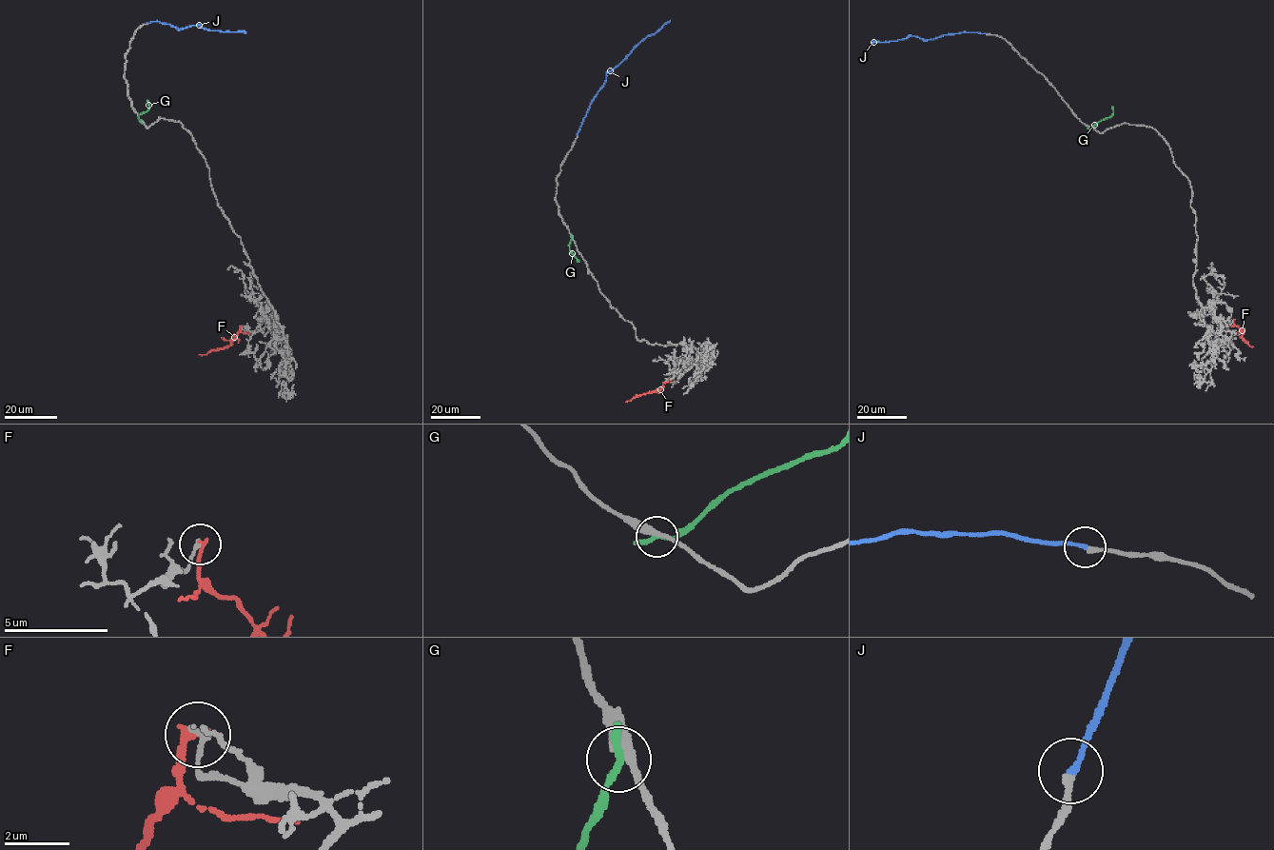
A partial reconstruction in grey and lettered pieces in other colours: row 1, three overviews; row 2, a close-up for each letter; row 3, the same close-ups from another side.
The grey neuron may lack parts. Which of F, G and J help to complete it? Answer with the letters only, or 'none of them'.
J

